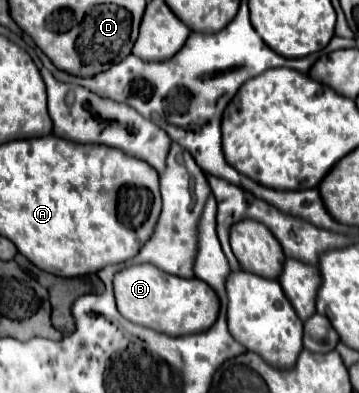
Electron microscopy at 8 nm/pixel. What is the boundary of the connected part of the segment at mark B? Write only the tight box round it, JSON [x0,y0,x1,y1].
[113,264,219,336]

